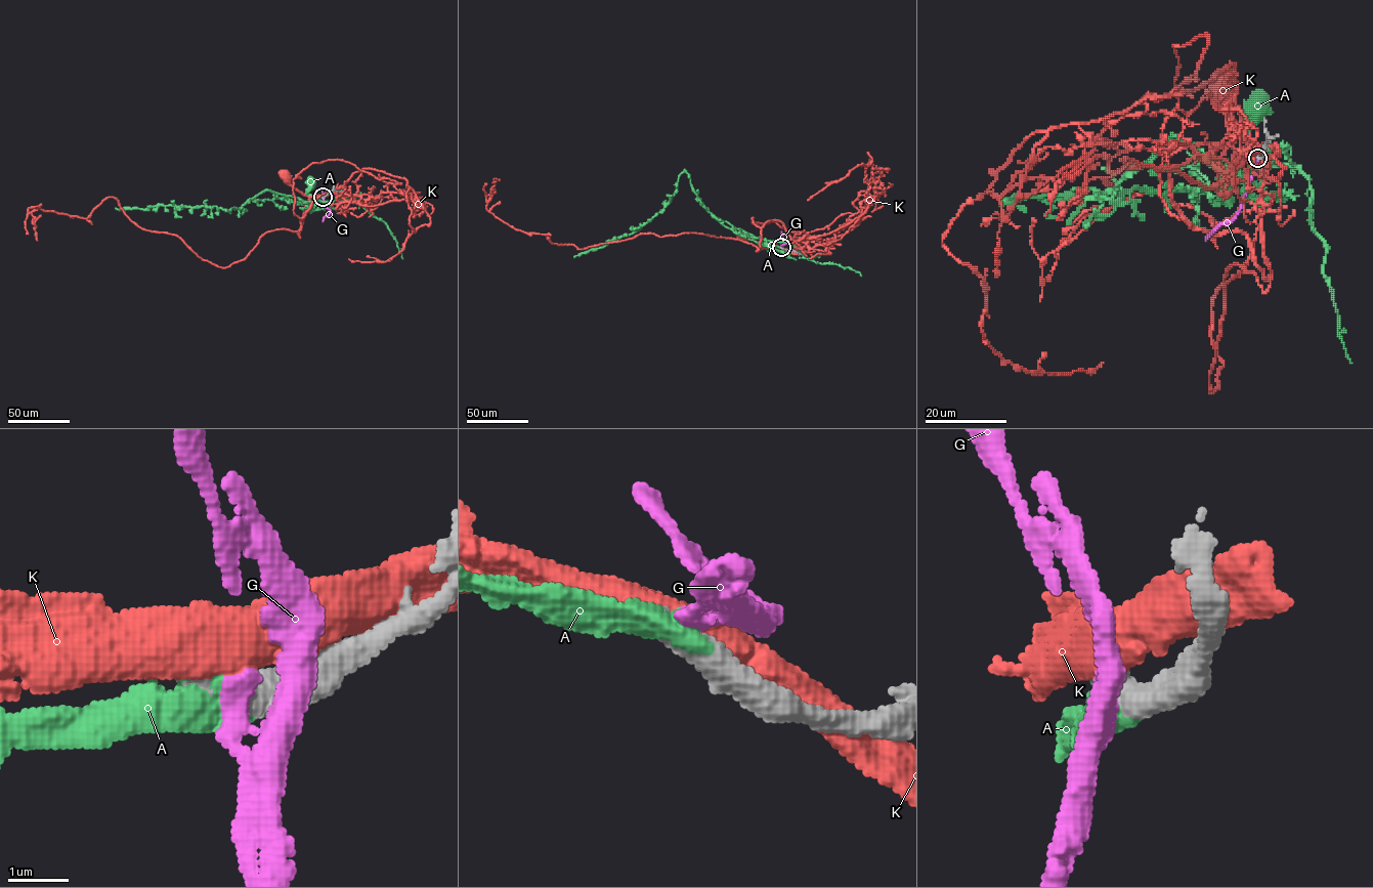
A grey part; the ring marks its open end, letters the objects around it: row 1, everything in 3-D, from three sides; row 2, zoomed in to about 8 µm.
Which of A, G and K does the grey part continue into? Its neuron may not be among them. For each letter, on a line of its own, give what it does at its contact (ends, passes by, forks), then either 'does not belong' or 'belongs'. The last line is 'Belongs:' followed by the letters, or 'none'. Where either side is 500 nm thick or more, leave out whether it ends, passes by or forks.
A: belongs
G: does not belong
K: does not belong
Belongs: A

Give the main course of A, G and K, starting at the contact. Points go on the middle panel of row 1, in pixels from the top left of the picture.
A: (781, 248), (766, 245), (769, 244), (771, 248)
G: (781, 247), (788, 242), (781, 231)
K: (781, 247), (771, 244), (768, 248), (744, 236)

